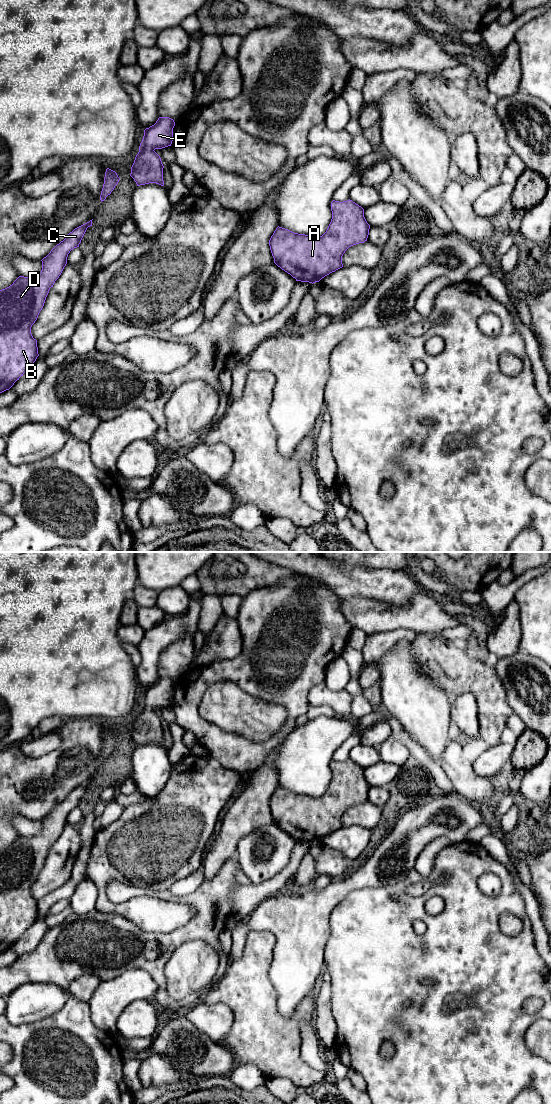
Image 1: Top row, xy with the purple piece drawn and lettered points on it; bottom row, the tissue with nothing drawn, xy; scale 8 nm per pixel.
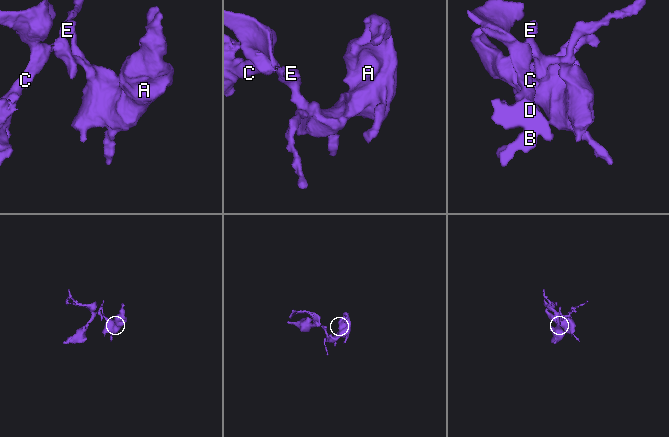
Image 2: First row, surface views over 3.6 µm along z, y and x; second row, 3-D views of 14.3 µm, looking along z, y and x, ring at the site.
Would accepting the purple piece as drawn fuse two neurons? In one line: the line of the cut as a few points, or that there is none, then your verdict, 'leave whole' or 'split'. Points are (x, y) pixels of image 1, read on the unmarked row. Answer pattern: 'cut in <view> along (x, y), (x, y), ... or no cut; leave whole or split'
no cut; leave whole

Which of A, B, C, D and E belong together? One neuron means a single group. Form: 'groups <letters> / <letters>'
groups A B C D E

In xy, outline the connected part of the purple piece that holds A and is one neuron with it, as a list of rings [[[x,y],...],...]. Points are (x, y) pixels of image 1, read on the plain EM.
[[[347,760],[331,762],[332,779],[326,792],[320,797],[294,793],[277,787],[269,800],[274,823],[290,834],[296,841],[315,843],[332,832],[343,827],[342,816],[345,811],[356,804],[367,801],[370,785],[364,777],[364,769]]]

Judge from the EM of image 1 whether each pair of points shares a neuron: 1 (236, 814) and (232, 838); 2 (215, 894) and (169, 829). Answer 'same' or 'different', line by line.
1: same
2: different

